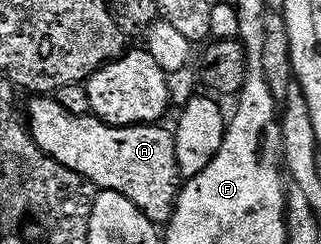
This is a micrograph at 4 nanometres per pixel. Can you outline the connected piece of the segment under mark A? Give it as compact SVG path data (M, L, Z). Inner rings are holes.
M33 96L30 99L29 114L27 110L29 134L44 154L51 156L59 164L79 172L88 182L93 183L94 187L113 190L117 194L127 196L155 224L168 223L173 217L173 207L177 201L179 183L183 175L177 167L173 134L165 131L164 125L109 126L96 116L84 118L81 114L69 114L63 103L56 102L56 97Z

